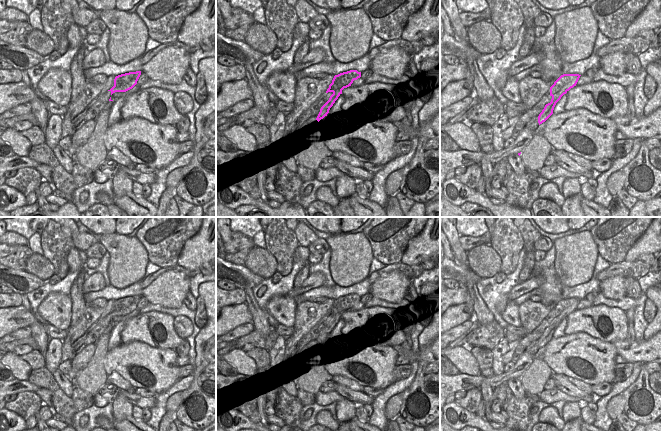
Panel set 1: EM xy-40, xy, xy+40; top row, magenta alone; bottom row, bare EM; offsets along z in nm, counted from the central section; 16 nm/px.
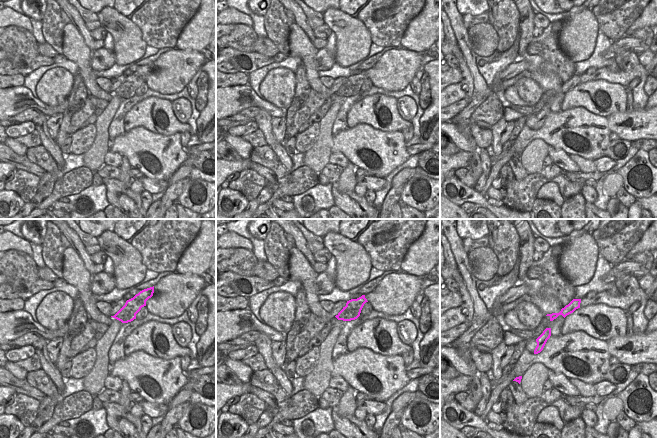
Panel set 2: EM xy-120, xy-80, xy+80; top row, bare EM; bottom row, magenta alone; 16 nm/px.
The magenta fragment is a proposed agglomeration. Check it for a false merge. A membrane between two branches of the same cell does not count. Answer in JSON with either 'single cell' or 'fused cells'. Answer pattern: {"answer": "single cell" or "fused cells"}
{"answer": "fused cells"}

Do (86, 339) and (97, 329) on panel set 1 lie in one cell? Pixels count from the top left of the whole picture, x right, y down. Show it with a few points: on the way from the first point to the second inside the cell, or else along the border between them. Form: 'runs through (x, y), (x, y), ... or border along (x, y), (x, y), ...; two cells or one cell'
runs through (89, 337), (94, 332); one cell

